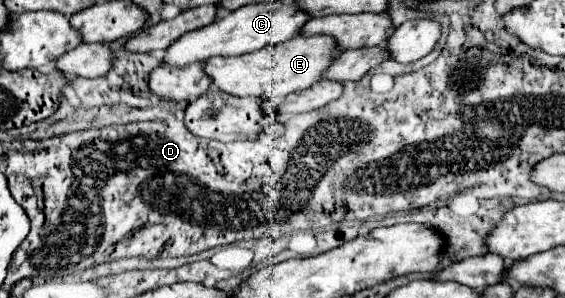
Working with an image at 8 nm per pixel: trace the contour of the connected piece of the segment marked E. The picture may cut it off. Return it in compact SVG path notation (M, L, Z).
M296 36L282 44L262 48L242 56L214 56L206 62L206 74L212 78L214 86L222 92L234 96L258 96L264 100L284 98L290 92L300 92L314 86L330 68L330 60L338 56L340 48L334 48L334 40L330 36Z

